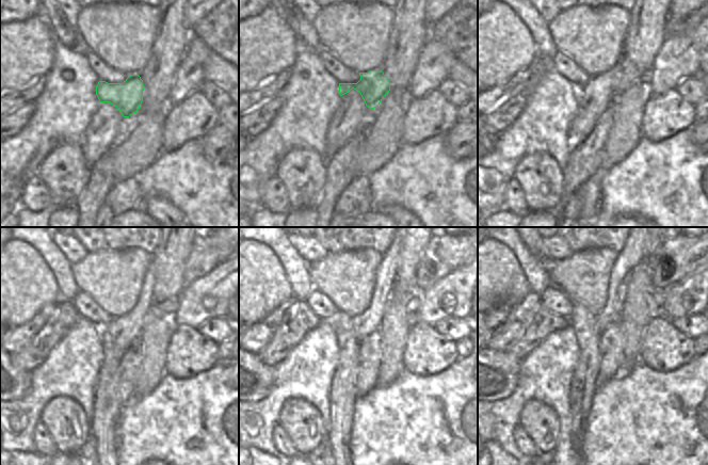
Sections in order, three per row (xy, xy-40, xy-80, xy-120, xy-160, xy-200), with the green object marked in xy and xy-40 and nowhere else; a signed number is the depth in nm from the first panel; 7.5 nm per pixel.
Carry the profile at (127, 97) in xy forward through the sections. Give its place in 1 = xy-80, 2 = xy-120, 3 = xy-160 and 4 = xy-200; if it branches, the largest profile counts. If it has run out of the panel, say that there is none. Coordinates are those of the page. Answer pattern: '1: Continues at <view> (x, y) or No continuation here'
1: Continues at xy-80 (629, 75)
2: Continues at xy-120 (167, 307)
3: Continues at xy-160 (414, 301)
4: Continues at xy-200 (657, 297)

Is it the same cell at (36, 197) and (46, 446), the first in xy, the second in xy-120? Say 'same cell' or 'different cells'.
same cell

